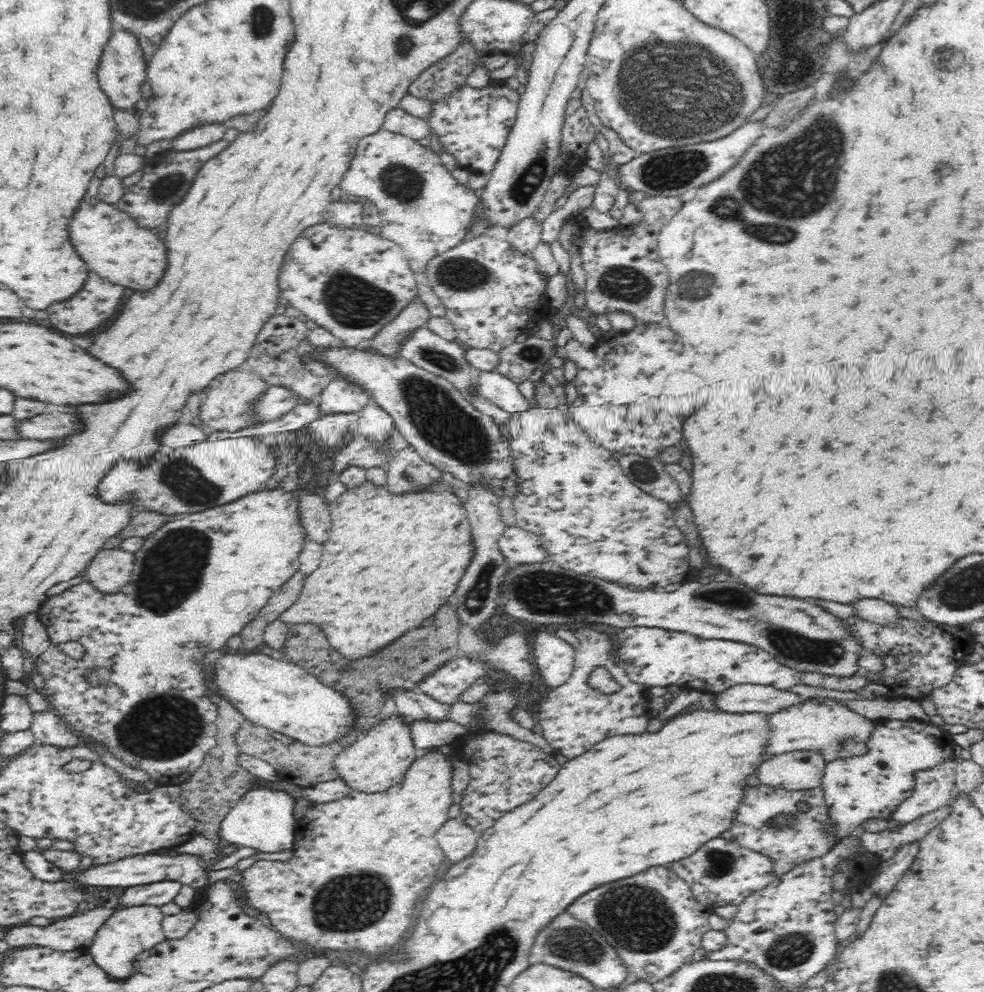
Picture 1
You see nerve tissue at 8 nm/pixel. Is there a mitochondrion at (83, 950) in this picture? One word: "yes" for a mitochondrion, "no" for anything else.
no

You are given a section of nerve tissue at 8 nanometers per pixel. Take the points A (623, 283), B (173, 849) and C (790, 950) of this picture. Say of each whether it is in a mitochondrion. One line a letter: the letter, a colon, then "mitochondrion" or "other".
A: mitochondrion
B: other
C: mitochondrion

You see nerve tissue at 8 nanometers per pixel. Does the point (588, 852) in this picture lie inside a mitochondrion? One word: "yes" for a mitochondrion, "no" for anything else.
no

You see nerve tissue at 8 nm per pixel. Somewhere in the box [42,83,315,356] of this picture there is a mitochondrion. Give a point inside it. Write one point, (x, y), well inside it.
(170, 187)

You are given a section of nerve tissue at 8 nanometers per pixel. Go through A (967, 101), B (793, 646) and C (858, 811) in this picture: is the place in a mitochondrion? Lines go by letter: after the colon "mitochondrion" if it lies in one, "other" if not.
A: other
B: mitochondrion
C: other

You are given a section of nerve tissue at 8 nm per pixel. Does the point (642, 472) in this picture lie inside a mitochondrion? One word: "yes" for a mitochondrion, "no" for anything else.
yes

